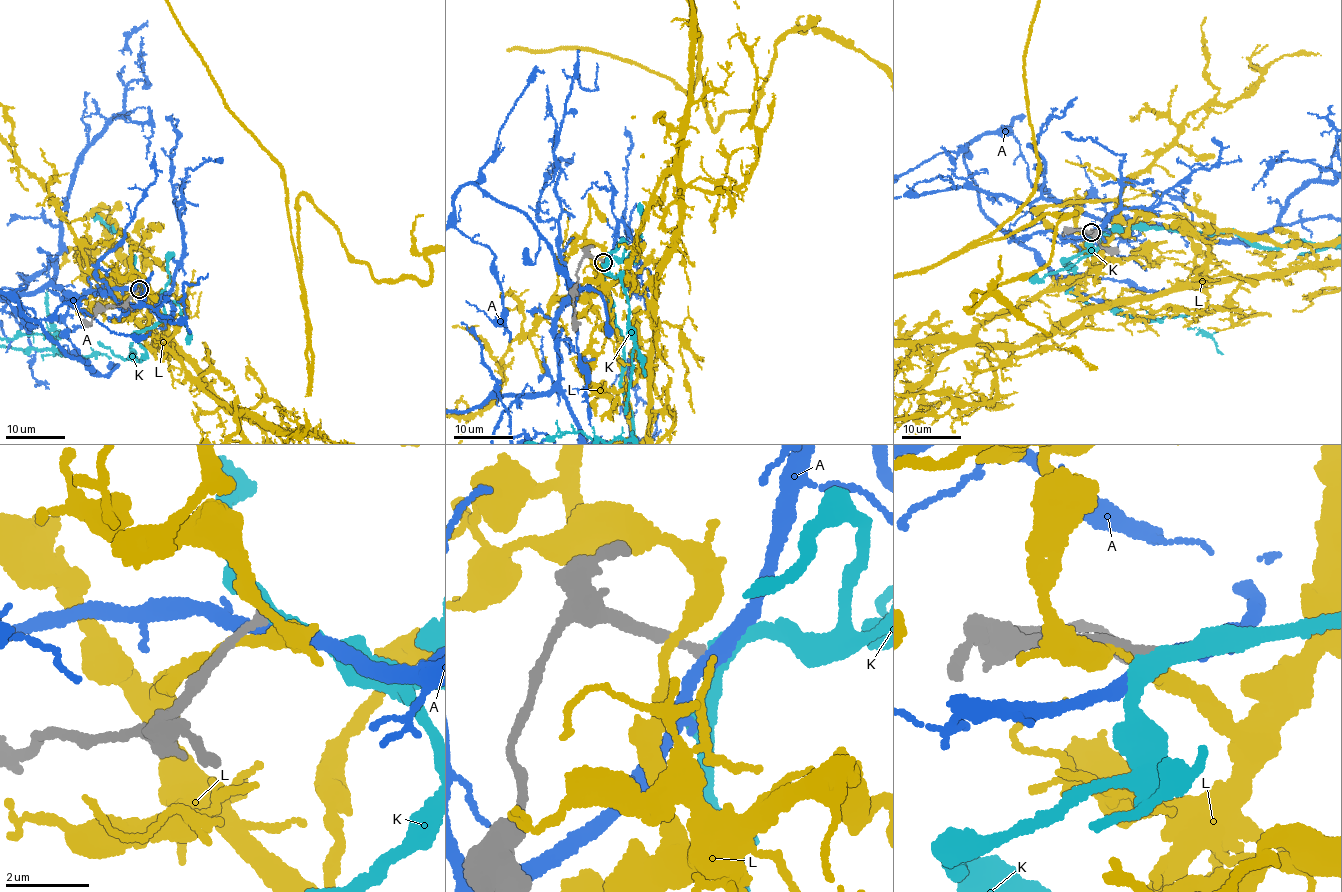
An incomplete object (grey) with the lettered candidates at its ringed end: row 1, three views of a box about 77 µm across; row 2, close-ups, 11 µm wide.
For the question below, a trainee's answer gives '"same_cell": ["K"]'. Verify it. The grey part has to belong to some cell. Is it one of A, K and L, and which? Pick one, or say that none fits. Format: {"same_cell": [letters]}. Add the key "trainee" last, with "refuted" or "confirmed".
{"same_cell": ["K"], "trainee": "confirmed"}

